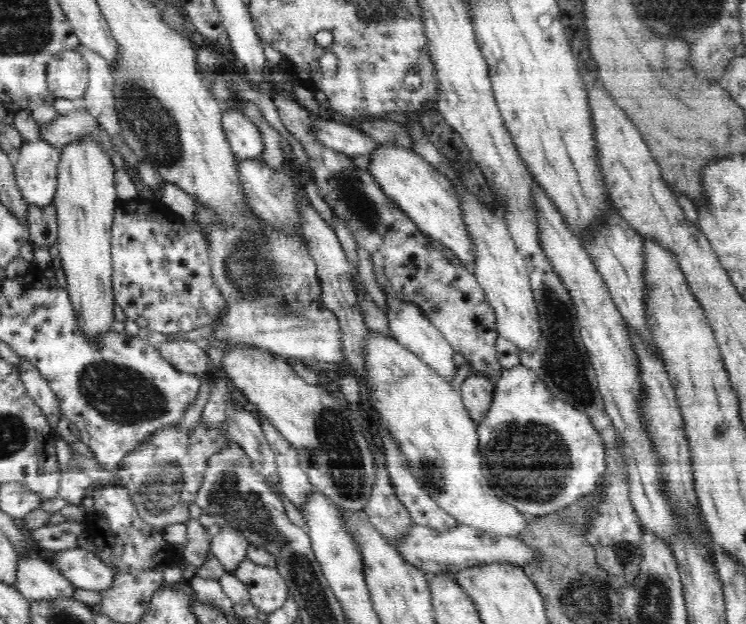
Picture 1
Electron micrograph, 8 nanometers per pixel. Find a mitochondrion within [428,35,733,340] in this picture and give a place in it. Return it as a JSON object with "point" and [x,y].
{"point":[670,57]}

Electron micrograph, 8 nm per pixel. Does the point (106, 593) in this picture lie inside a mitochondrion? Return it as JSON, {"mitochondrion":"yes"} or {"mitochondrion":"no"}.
{"mitochondrion":"no"}

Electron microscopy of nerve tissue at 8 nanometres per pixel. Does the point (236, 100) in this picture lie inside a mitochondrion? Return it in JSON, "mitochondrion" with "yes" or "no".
{"mitochondrion":"no"}

